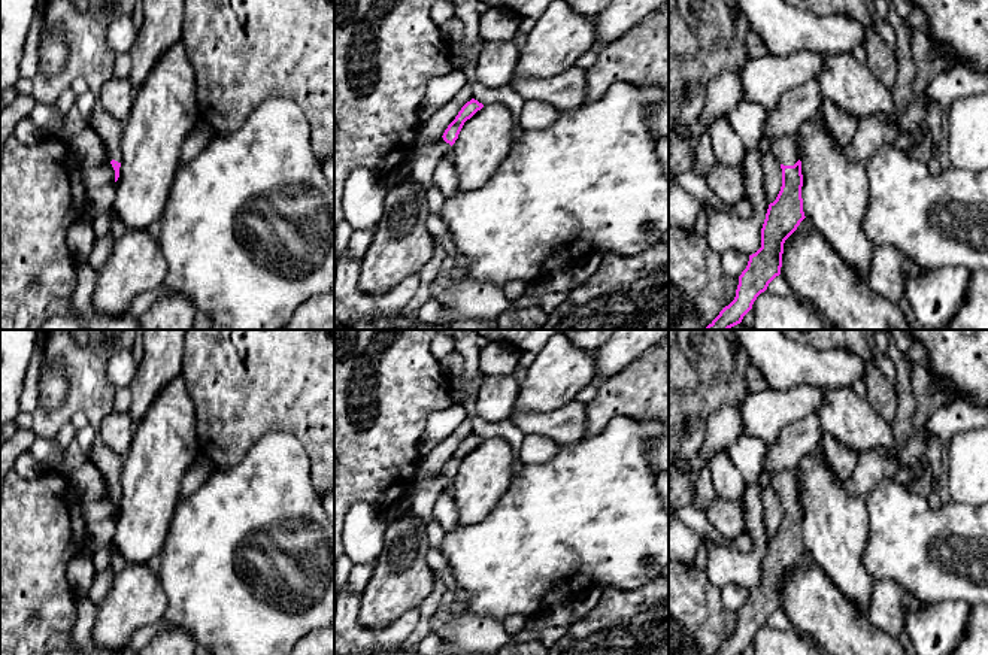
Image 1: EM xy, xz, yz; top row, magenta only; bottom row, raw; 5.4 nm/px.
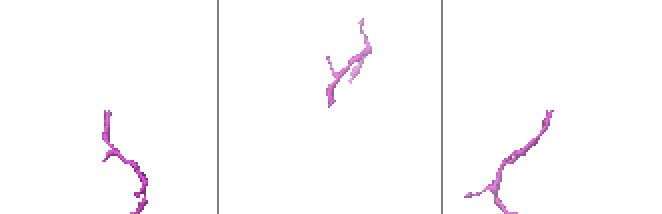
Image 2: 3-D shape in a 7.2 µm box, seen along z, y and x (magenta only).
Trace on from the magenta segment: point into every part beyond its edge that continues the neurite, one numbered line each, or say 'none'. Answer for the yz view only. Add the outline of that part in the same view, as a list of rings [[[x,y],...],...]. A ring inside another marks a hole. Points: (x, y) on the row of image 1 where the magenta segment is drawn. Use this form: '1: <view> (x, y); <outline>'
1: yz (787, 149); [[[785,134],[772,142],[772,154],[784,166],[794,166],[801,158],[798,134]]]

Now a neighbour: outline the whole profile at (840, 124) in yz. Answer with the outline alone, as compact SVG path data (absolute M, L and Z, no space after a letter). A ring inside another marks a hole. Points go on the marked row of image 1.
M827 98L824 100L822 116L825 128L831 134L836 145L842 149L846 148L857 130L858 119Z

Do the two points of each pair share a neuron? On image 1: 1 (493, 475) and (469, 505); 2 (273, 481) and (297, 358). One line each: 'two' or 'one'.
1: one
2: two

